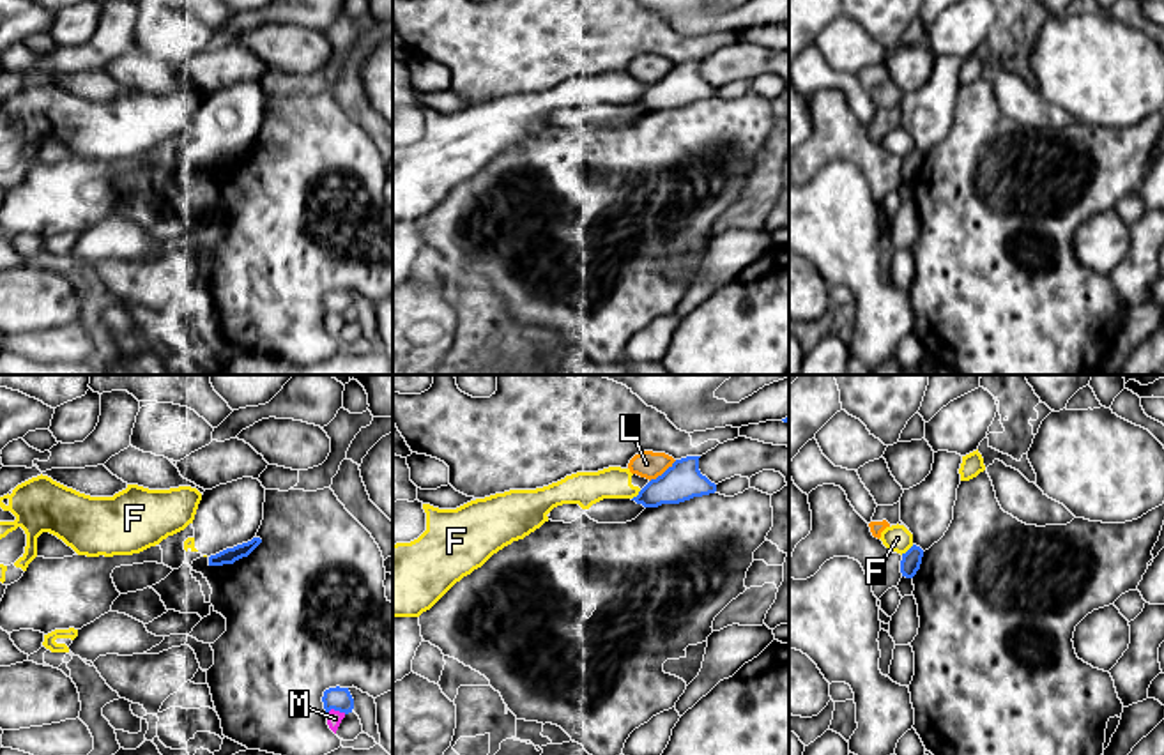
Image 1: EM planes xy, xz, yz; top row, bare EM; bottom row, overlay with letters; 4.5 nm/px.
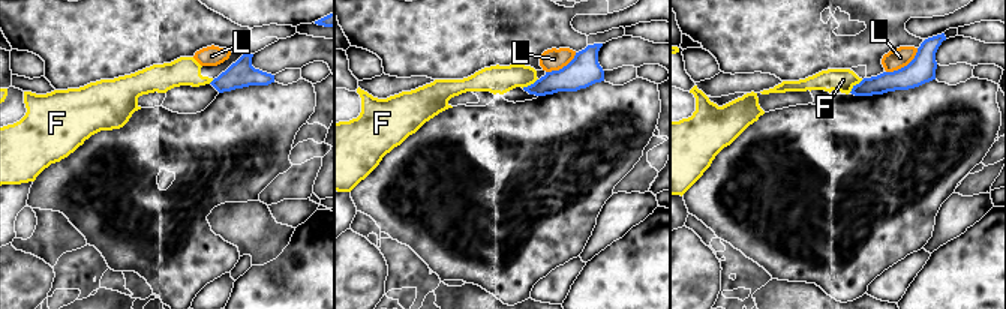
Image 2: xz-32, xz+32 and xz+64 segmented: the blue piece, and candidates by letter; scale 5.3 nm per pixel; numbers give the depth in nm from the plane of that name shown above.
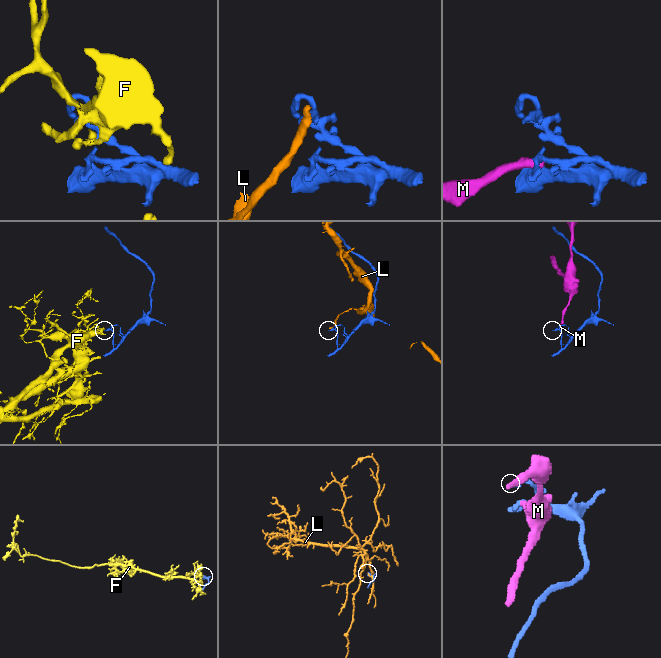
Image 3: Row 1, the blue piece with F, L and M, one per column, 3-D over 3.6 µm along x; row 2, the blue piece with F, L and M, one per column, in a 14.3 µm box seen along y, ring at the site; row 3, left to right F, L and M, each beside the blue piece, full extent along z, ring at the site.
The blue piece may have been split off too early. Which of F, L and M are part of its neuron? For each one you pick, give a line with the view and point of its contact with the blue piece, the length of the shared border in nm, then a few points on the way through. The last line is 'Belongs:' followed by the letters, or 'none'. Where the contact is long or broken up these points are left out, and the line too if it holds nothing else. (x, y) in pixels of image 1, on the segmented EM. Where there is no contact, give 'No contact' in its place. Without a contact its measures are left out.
Belongs: none

